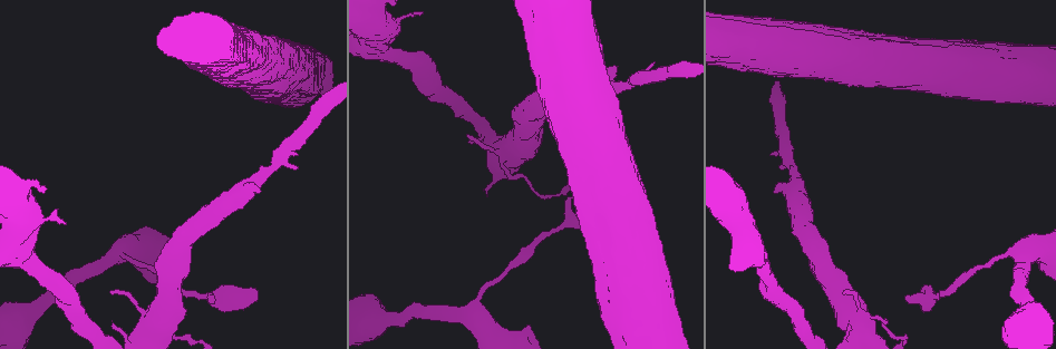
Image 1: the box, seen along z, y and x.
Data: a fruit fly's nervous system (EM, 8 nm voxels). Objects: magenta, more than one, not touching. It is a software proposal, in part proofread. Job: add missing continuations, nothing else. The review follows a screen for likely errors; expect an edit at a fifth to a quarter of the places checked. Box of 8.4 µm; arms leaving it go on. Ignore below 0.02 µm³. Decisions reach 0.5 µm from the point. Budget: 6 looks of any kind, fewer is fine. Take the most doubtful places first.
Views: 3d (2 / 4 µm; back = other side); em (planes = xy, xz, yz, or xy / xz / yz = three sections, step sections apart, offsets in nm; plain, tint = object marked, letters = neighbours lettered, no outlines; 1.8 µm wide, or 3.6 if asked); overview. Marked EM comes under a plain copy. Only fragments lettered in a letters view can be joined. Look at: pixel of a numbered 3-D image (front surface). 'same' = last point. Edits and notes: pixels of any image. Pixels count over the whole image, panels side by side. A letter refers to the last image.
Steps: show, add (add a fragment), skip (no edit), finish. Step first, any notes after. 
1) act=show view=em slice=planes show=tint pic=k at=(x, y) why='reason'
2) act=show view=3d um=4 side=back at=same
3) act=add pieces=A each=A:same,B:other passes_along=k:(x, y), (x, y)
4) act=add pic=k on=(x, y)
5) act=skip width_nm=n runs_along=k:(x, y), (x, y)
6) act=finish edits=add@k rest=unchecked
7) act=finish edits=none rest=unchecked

act=show view=3d um=2 pic=1 at=(257, 290) why='an open end'

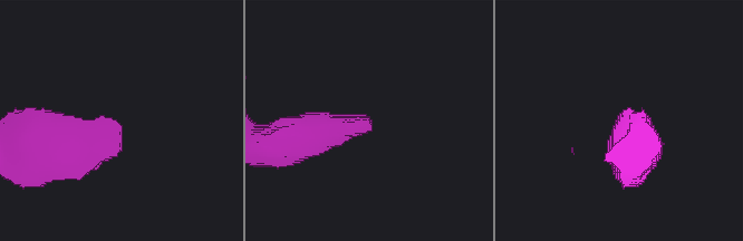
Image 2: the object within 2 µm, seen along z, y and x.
act=show view=em slice=planes show=letters pic=2 at=(370, 130) why='now the EM'

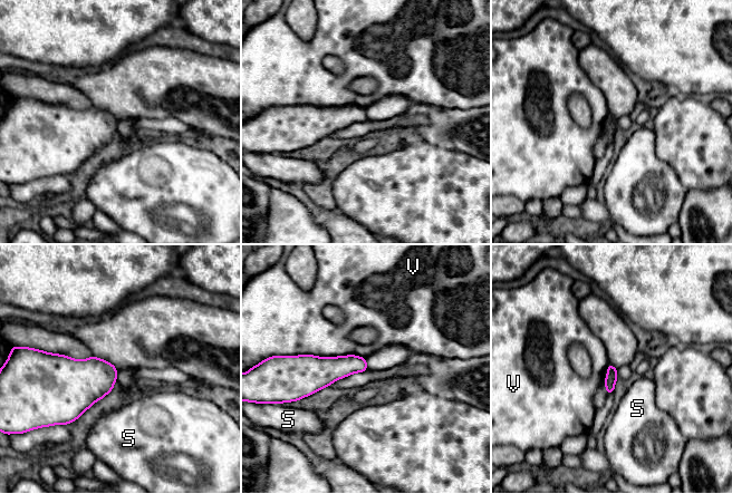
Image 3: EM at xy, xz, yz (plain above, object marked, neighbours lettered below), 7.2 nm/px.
act=skip longest_contact=V:550nm each=S:other,V:other found='none of them fits'

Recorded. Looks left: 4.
act=show view=em slice=planes show=tint pic=1 at=(774, 191)

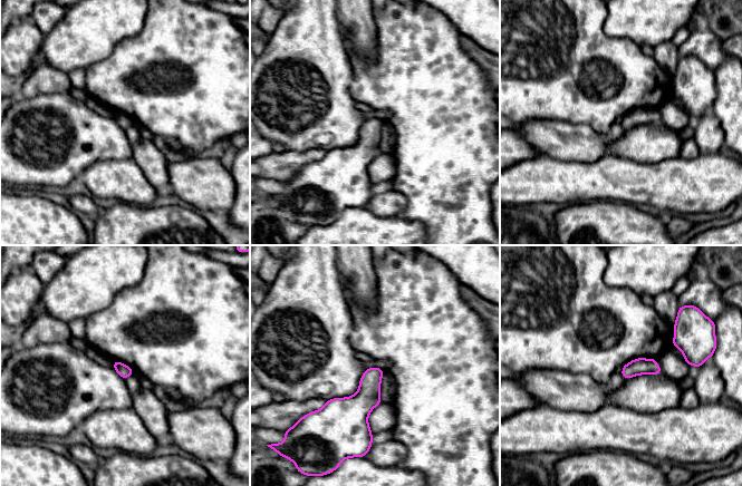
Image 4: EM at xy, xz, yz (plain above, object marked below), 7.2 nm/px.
act=show view=em slice=planes show=letters at=same why='what lies round it'

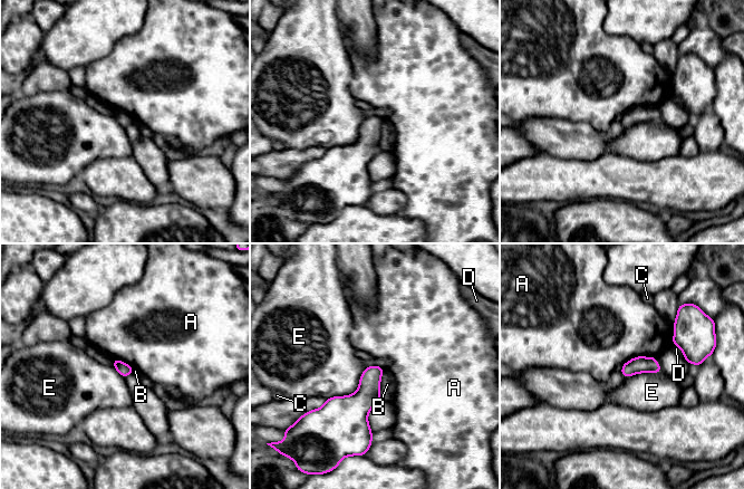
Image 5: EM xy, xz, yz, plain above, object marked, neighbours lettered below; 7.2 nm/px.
act=skip each=A:other,B:other,C:other,D:other,E:other border=5:(657, 358), (634, 356), (621, 365) found='no lettered fragment goes on from it'

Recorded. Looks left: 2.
act=show view=em um=3.6 slice=xy step=4 show=tint pic=1 at=(734, 213)

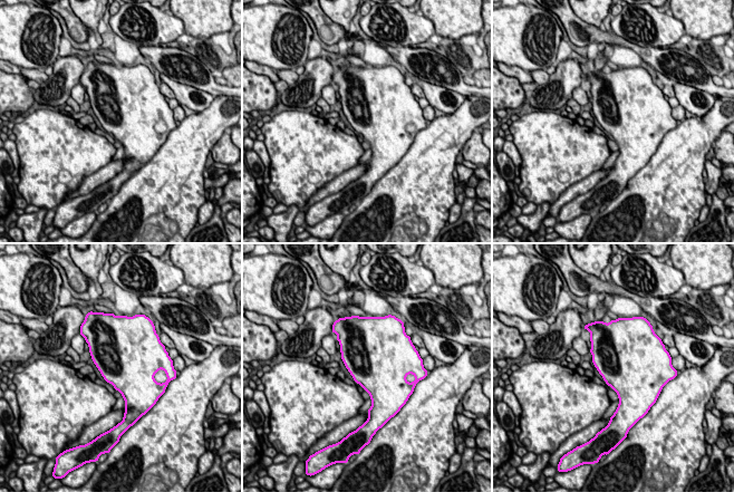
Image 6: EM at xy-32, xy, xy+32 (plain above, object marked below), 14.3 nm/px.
act=show view=em um=3.6 slice=planes show=letters at=same

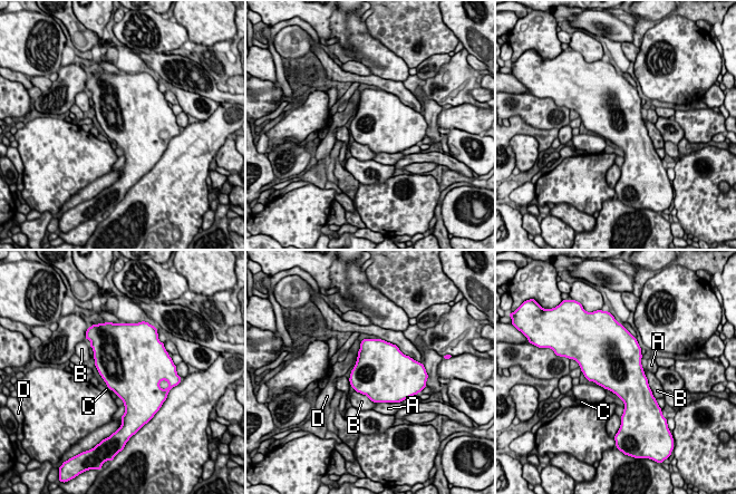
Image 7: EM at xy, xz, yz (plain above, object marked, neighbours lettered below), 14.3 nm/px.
act=skip longest_contact=B:440nm each=A:other,B:other,C:other,D:other border=7:(107, 386), (117, 396) found='none of them fits'

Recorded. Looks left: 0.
act=finish edits=none rest=unchecked

